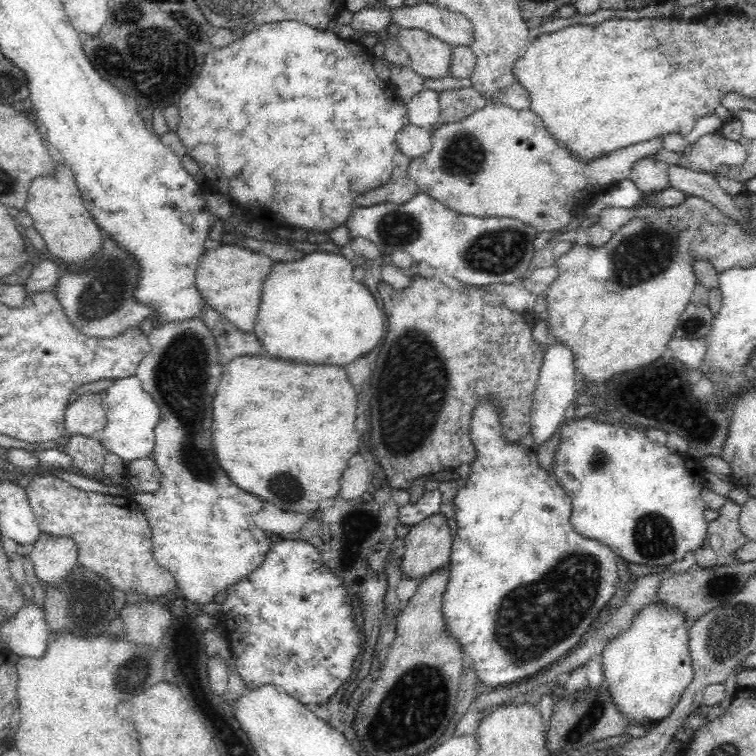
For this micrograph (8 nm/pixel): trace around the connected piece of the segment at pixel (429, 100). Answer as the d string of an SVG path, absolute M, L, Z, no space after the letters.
M424 89L405 103L408 109L409 122L414 126L429 129L440 116L438 92Z

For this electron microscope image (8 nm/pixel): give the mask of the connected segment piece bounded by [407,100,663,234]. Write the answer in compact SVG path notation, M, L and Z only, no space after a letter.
M488 102L486 106L482 107L482 110L474 111L474 114L470 114L468 118L462 118L460 122L450 122L450 124L443 124L438 129L432 131L431 136L432 146L426 154L422 154L418 158L410 159L408 166L408 177L412 179L418 186L419 193L428 194L430 197L435 198L438 202L441 202L446 208L453 210L456 214L462 215L474 215L480 218L515 218L516 220L522 221L528 226L533 226L537 232L550 232L553 231L558 233L562 231L564 227L573 219L574 212L579 212L582 208L590 203L594 202L594 199L608 186L614 183L620 182L621 180L628 179L634 164L645 156L655 156L658 154L658 150L662 150L662 141L660 137L653 138L646 142L639 142L638 144L626 146L626 148L619 148L614 150L610 154L603 155L602 158L594 158L594 160L588 160L588 162L582 162L577 158L573 157L573 154L569 153L569 150L558 144L548 134L545 124L542 119L534 114L534 111L528 109L514 110L501 102Z

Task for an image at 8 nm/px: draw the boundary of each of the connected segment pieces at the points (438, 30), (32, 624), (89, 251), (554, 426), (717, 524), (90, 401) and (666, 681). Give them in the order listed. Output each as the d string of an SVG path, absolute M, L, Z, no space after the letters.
M415 2L409 6L404 6L396 12L392 12L390 22L396 23L400 29L415 28L423 30L441 39L442 42L446 42L451 48L470 47L474 43L473 24L463 14L450 12L448 9L439 7L432 2Z
M26 601L13 616L2 621L1 637L7 647L19 657L40 658L51 635L45 619L45 609L34 601Z
M56 162L53 173L36 177L30 183L25 209L33 220L33 227L41 234L52 256L67 264L85 262L102 246L104 232L96 225L82 202L72 169L64 162Z
M554 342L548 346L542 358L542 366L531 409L533 448L537 449L540 444L548 442L552 435L554 436L560 430L563 421L571 414L576 395L574 370L573 354L569 346L564 346L561 342Z
M724 500L718 517L709 524L707 540L694 552L698 566L712 568L736 563L733 562L736 550L748 542L740 528L740 513L740 505Z
M82 394L65 409L65 428L74 435L97 437L104 430L107 417L102 405L103 396Z
M652 602L638 610L630 626L604 647L602 673L611 701L634 724L652 726L664 720L692 682L694 668L689 655L688 626L684 612Z

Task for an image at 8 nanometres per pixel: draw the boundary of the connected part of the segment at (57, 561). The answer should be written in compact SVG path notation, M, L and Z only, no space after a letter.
M41 532L29 553L40 584L59 585L77 562L78 545L72 538L55 538Z

